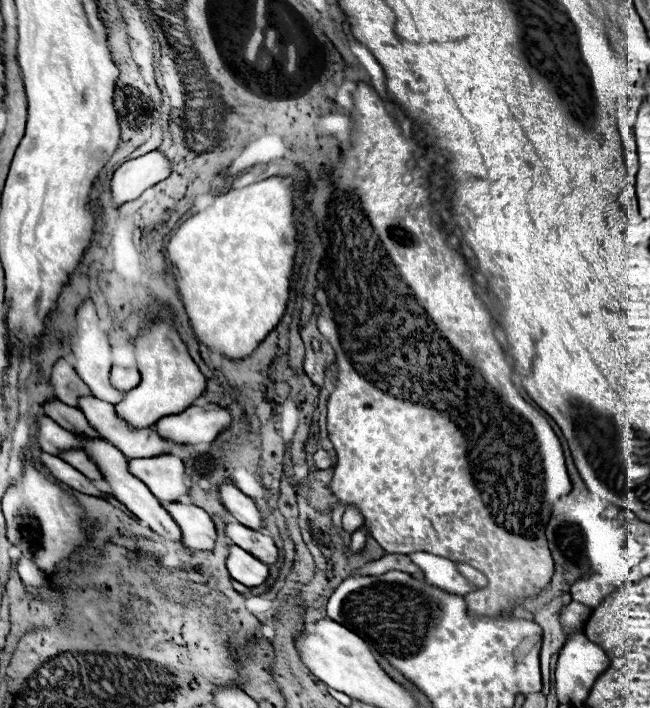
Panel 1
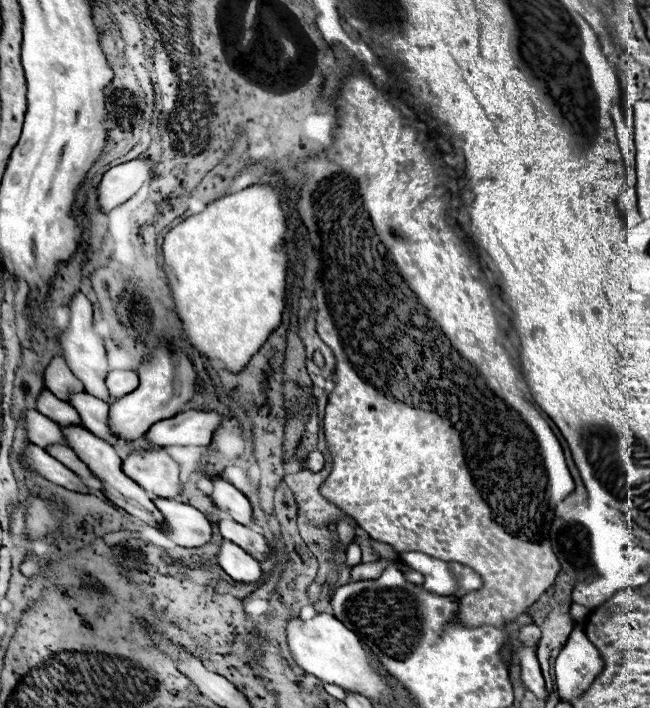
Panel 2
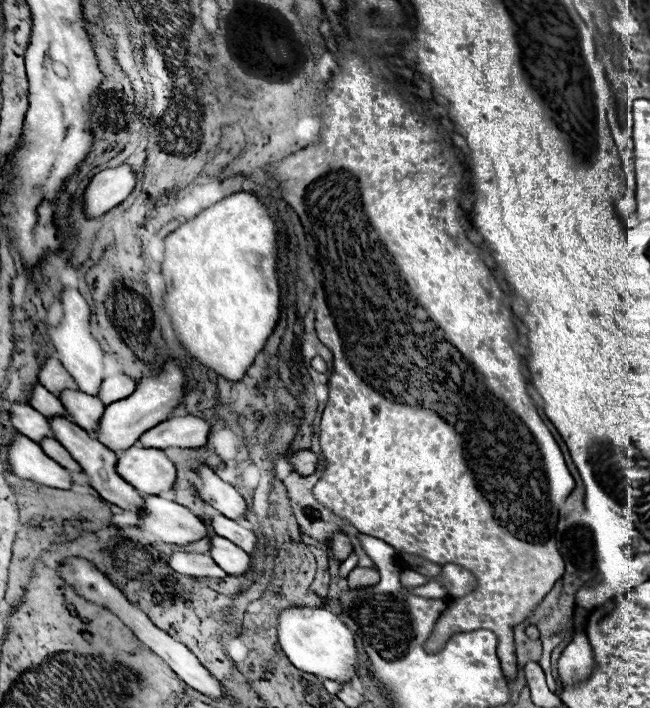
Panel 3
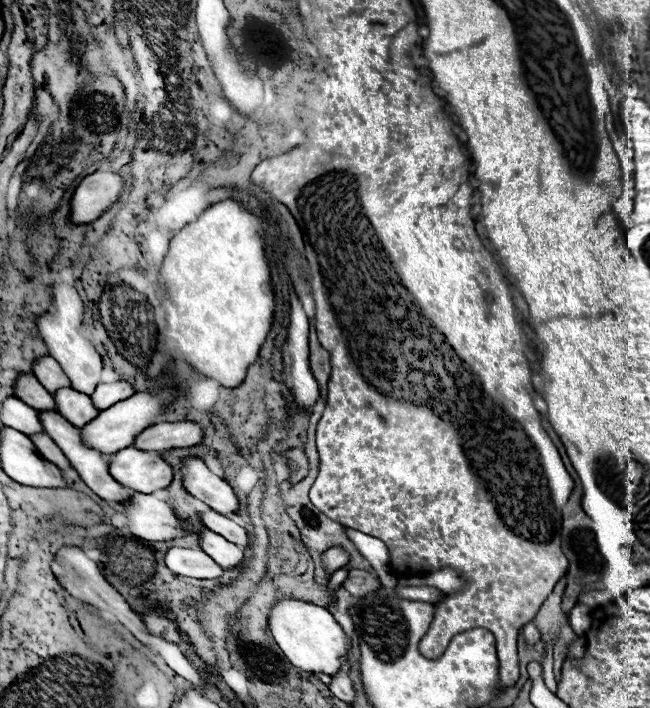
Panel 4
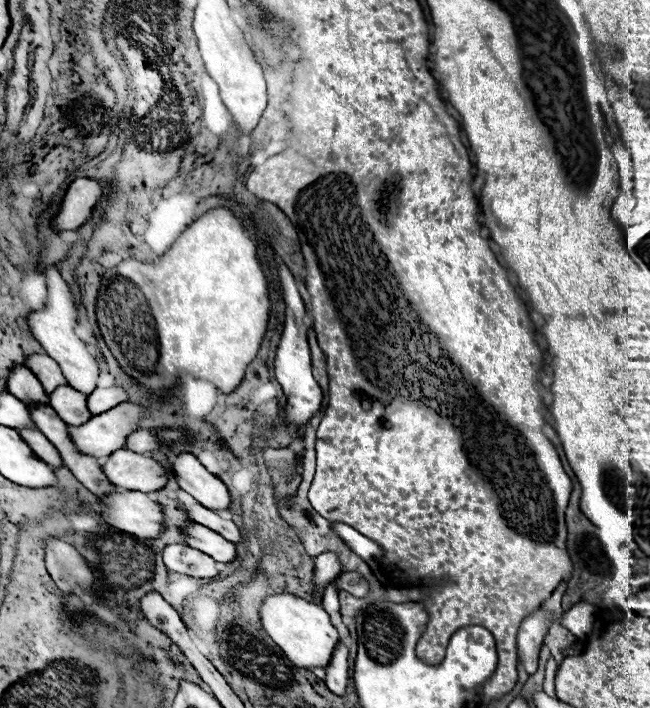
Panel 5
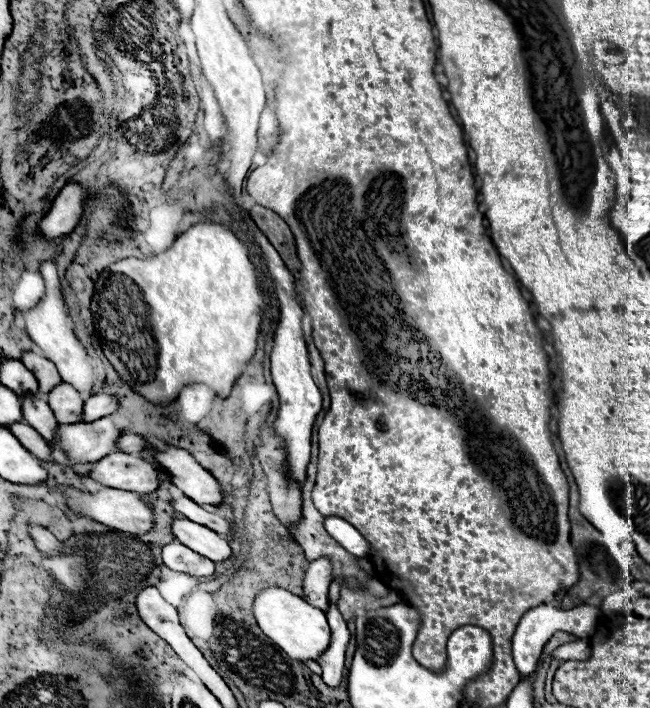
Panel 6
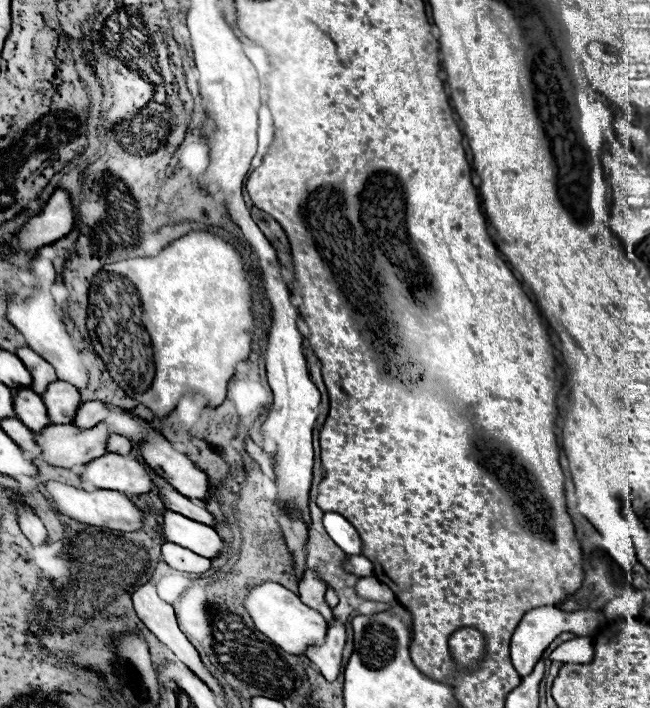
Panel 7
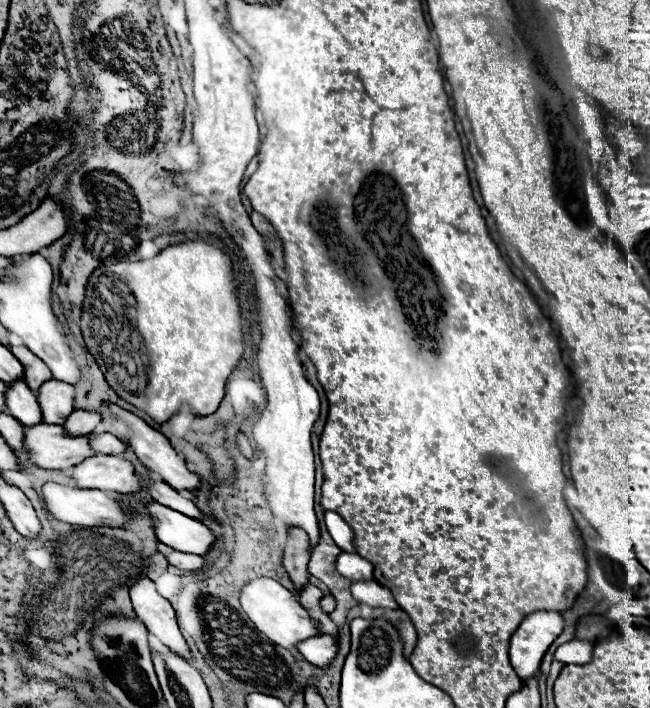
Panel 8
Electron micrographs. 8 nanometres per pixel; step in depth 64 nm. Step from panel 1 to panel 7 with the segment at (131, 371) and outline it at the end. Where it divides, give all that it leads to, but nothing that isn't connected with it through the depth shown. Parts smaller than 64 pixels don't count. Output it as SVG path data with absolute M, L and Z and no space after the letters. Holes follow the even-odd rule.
M90 400L86 404L82 404L78 408L78 414L74 418L74 424L78 424L80 428L92 428L94 424L102 422L108 416L108 406L100 400Z

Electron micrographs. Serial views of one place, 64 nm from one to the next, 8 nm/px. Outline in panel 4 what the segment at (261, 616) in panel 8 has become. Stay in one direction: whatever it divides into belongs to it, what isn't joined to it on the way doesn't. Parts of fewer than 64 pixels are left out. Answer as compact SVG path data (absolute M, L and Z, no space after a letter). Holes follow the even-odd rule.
M284 600L274 604L270 612L270 630L286 658L300 670L312 674L334 676L340 670L340 658L348 656L348 638L342 626L334 620L332 612L300 600Z

